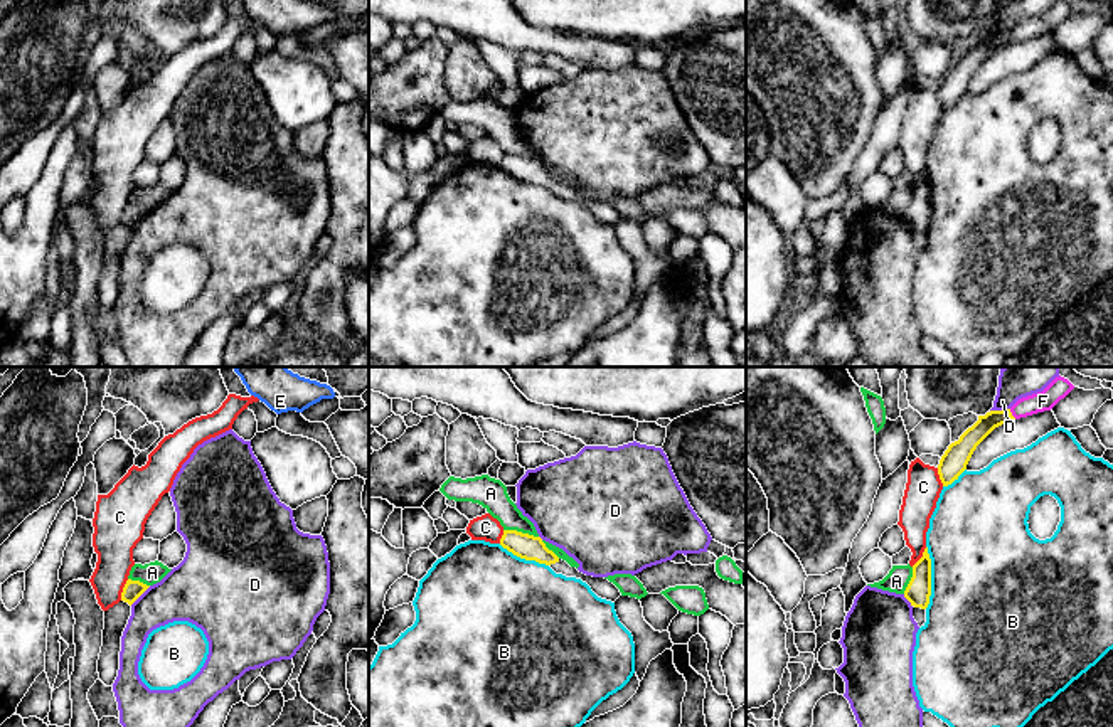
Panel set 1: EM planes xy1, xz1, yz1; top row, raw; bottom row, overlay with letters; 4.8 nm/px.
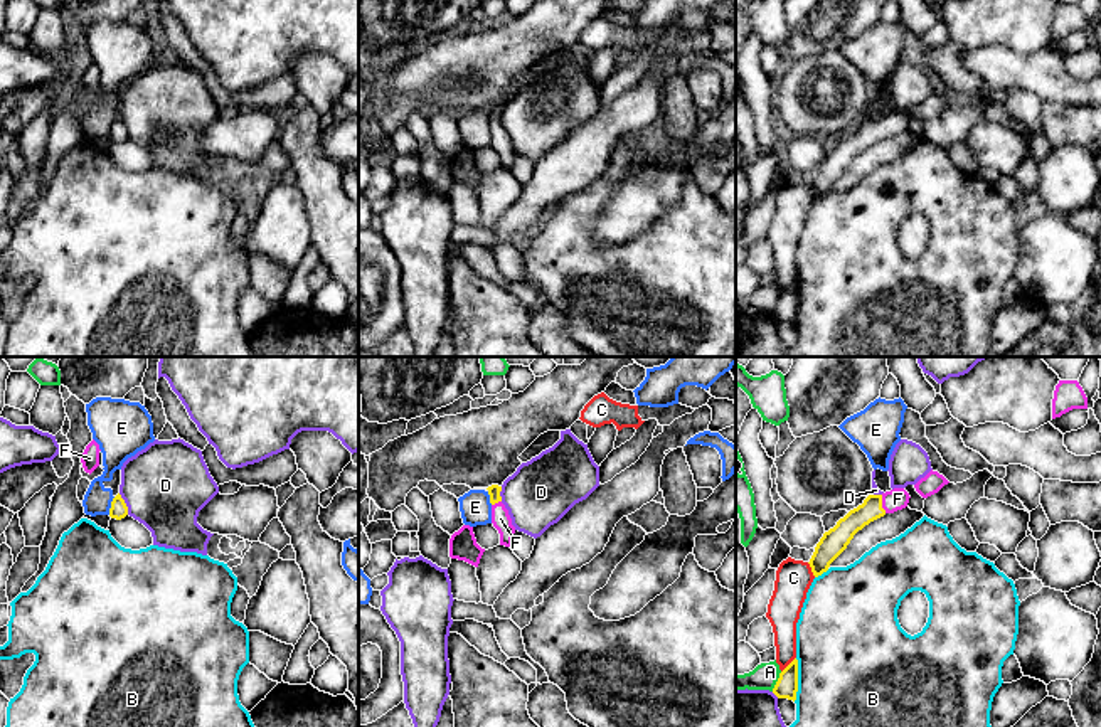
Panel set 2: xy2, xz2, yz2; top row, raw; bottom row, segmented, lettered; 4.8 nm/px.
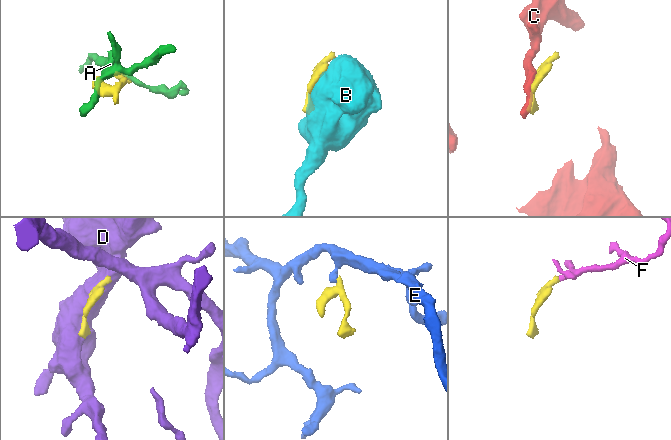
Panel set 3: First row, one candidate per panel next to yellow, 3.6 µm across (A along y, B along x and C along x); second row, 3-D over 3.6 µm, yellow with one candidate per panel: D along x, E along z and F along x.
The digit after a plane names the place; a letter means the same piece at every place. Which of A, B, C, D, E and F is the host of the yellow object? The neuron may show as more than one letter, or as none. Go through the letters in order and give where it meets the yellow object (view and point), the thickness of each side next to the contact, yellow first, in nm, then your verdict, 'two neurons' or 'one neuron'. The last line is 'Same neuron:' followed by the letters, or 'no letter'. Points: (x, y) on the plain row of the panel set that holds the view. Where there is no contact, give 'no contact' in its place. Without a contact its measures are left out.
A: meets yellow in xz1 at (521, 155); 120 nm thick on the yellow side, 150 nm on the other; two neurons
B: meets yellow in yz1 at (930, 201); 120 nm thick on the yellow side, 500 nm on the other; two neurons
C: meets yellow in xy1 at (123, 212); 90 nm thick on the yellow side, 200 nm on the other; two neurons
D: meets yellow in xy2 at (125, 127); 90 nm thick on the yellow side, 400 nm on the other; two neurons
E: meets yellow in xy2 at (111, 128); 90 nm thick on the yellow side, 130 nm on the other; two neurons
F: meets yellow in yz2 at (881, 127); 110 nm thick on the yellow side, 110 nm on the other; one neuron
Same neuron: F

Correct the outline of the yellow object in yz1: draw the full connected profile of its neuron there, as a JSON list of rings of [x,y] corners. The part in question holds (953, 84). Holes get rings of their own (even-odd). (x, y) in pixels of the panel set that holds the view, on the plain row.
[[[1056,0],[1042,15],[1019,22],[1010,32],[990,34],[978,39],[978,44],[968,50],[958,64],[951,66],[938,88],[938,98],[943,109],[951,108],[967,93],[967,88],[977,69],[999,49],[1027,40],[1037,35],[1051,34],[1061,22],[1064,22],[1074,8],[1064,2]]]

